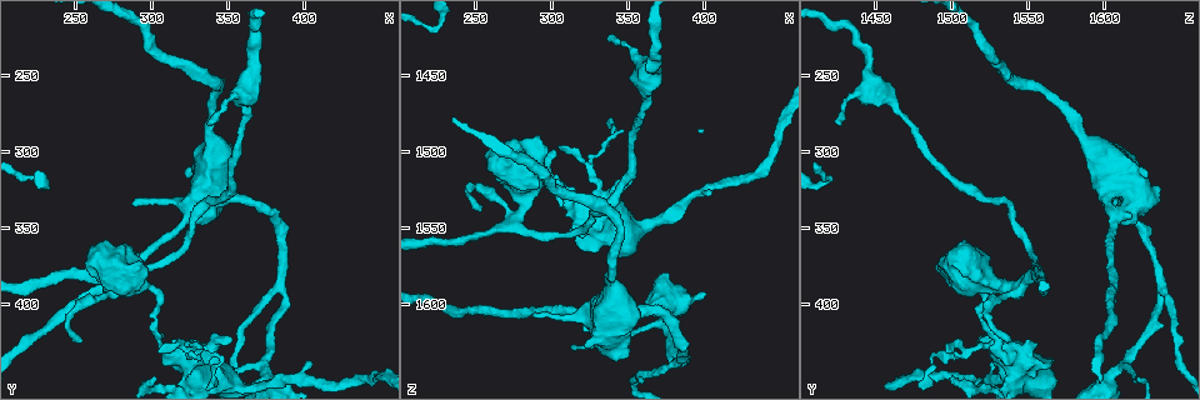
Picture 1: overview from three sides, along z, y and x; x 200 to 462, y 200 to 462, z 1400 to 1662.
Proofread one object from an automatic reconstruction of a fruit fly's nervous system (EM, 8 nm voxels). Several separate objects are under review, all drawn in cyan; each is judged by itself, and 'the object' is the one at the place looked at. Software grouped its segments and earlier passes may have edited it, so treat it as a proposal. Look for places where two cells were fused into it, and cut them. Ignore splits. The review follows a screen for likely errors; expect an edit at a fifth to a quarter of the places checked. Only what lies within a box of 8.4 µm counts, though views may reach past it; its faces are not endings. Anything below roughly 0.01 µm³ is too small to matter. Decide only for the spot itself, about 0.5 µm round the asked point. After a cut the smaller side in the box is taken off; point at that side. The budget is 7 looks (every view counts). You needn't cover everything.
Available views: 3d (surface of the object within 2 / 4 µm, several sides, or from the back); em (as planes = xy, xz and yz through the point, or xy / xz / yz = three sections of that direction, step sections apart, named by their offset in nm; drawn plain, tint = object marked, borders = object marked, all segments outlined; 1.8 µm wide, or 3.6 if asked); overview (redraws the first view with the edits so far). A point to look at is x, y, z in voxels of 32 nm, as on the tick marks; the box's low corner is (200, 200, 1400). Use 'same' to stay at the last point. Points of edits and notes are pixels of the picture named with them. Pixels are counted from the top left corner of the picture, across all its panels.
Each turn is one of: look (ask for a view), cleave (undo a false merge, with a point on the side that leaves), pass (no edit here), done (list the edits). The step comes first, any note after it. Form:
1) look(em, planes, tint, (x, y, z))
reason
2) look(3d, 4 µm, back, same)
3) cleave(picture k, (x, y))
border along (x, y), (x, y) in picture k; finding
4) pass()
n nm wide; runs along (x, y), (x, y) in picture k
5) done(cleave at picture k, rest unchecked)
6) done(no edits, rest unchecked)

look(em, planes, plain, (224, 316, 1420))
sharp bend

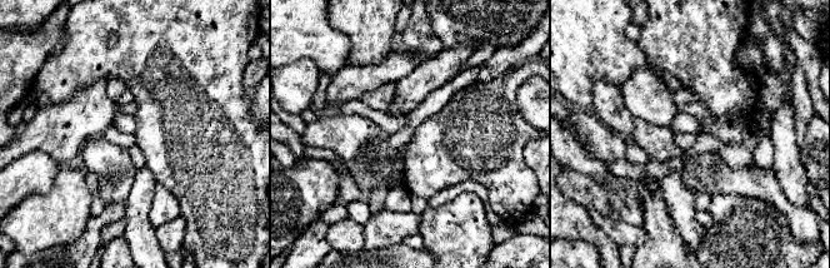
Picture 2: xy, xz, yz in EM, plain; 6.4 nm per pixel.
look(em, planes, tint, same)

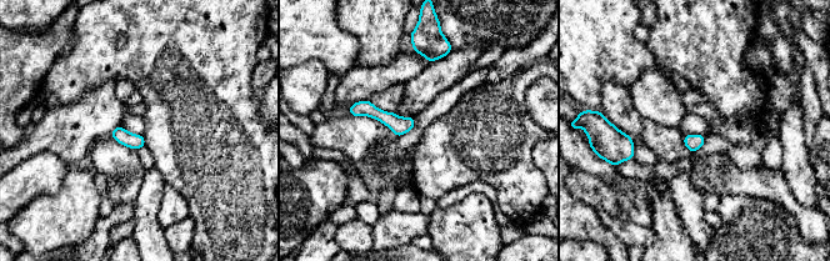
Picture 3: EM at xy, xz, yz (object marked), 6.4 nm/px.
pass()
100 nm wide; runs along (353, 109), (411, 123) in picture 3; continuous, no second cell

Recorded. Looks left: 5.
look(3d, 4 µm, (276, 386, 1546))
four-way junction

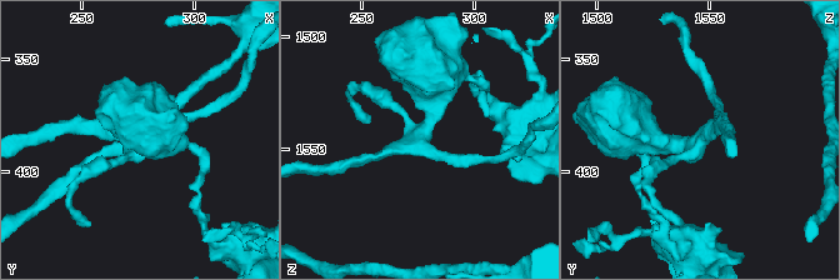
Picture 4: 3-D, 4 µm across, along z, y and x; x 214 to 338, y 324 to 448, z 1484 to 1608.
look(em, yz, step 8, tint, (276, 388, 1544))
4 arms

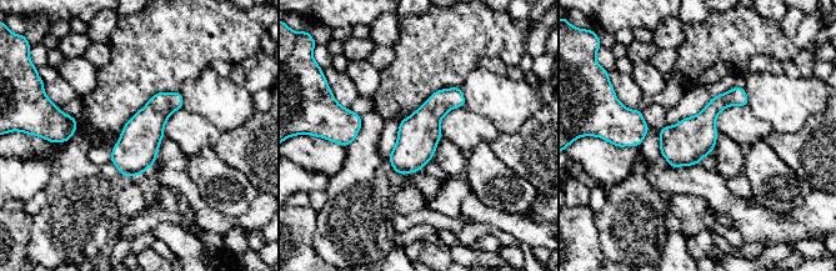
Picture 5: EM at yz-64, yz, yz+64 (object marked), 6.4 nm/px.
look(em, planes, tint, same)

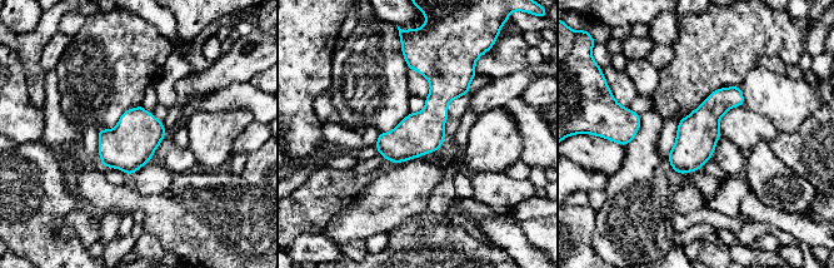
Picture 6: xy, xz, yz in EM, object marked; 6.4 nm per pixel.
pass()
one cell here

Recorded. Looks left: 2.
look(em, 3.6 µm, planes, tint, (372, 440, 1614))
thin arm on a thick one

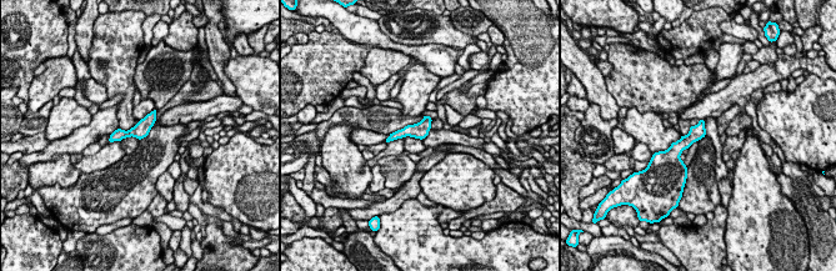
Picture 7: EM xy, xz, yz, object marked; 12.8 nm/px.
pass()
runs along (153, 115), (136, 131), (113, 137) in picture 7; one cell here

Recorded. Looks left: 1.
done(no edits, rest unchecked)

